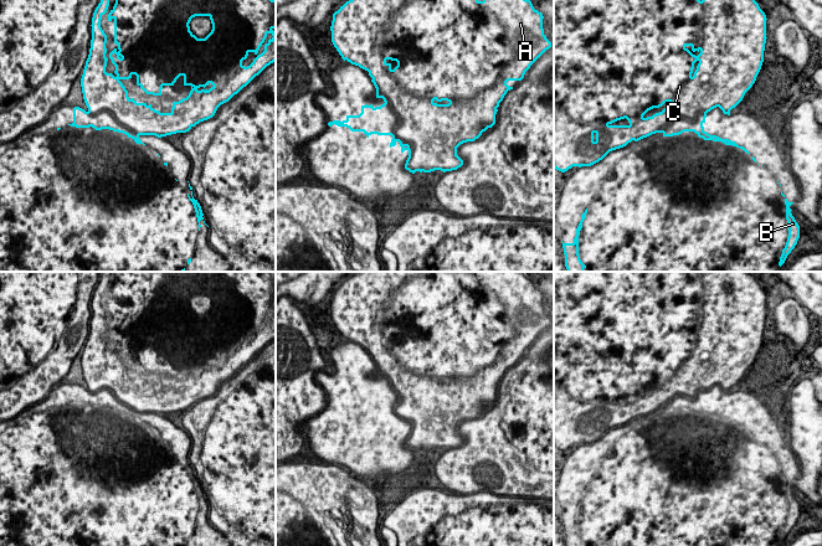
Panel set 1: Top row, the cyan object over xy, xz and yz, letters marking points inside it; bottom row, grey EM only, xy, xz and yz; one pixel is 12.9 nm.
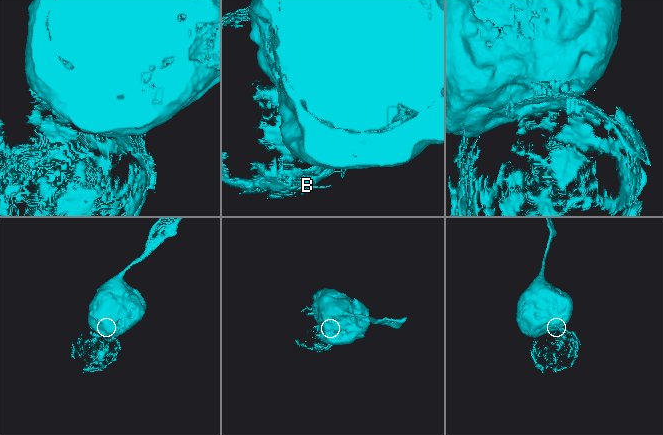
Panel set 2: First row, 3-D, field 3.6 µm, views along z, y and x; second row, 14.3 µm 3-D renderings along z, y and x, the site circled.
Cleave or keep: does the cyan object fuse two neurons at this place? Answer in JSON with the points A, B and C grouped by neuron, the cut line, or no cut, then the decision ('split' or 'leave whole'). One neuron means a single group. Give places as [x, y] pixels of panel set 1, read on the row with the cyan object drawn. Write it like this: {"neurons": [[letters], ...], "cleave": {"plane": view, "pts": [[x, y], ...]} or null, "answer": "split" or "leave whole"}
{"neurons": [["A", "C"], ["B"]], "cleave": {"plane": "xz", "pts": [[383, 97], [417, 170]]}, "answer": "split"}

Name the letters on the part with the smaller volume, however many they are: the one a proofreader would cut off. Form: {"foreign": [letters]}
{"foreign": ["B"]}

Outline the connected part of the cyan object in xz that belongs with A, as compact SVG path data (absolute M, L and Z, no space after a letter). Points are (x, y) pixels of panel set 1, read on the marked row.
M349 0L333 14L330 31L332 42L341 58L368 71L376 88L376 98L389 98L400 115L401 123L396 135L413 146L412 158L406 166L420 172L446 172L463 165L463 160L457 155L461 144L474 141L495 124L497 108L507 92L513 89L507 82L522 81L530 66L551 47L551 42L544 35L543 19L543 14L534 9L530 0Z

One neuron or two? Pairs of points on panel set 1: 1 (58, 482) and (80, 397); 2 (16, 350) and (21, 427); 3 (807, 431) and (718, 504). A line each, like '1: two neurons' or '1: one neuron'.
1: one neuron
2: two neurons
3: two neurons

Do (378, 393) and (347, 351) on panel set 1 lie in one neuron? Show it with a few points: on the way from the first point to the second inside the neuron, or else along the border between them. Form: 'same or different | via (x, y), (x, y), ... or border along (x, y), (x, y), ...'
same | via (368, 384), (354, 370), (352, 361)

